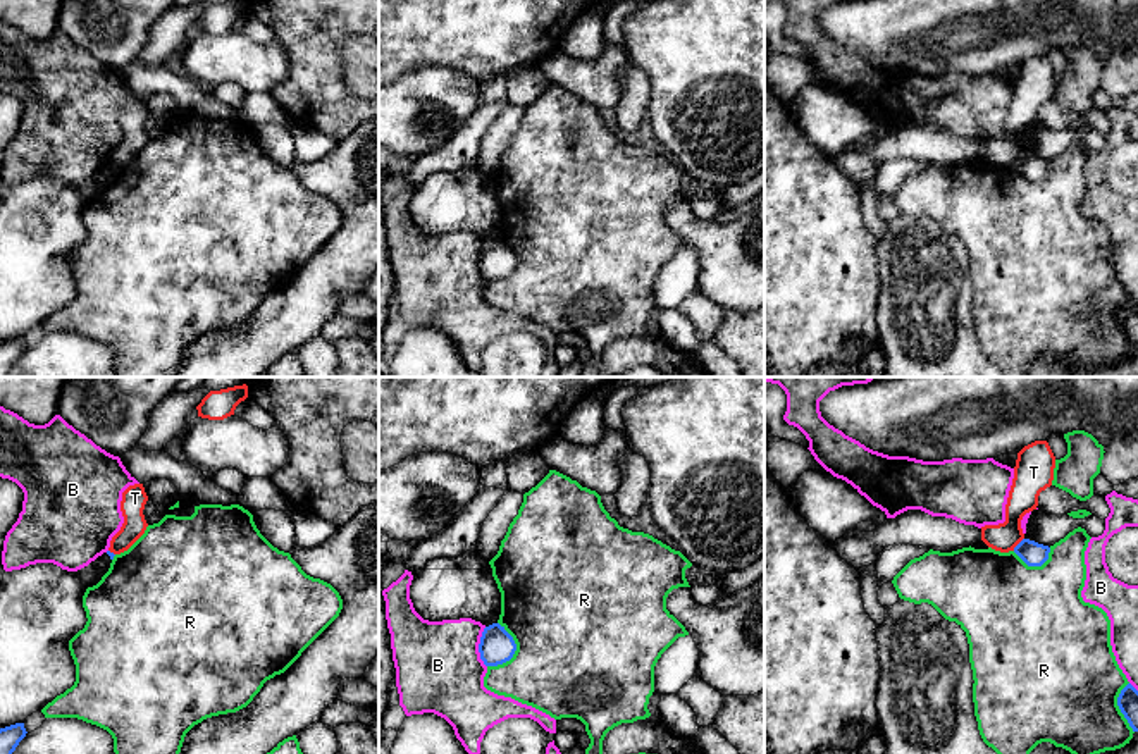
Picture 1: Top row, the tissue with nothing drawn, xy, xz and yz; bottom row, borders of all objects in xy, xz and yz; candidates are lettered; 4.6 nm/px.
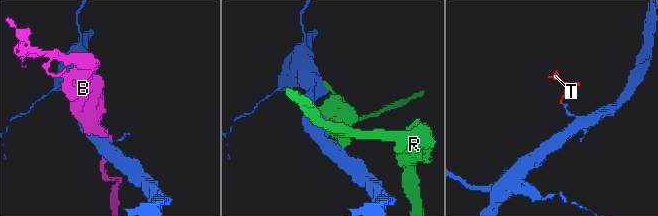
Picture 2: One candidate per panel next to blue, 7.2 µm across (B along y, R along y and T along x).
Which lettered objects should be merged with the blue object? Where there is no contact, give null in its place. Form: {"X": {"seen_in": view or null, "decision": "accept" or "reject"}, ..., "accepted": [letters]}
{"B": {"seen_in": "xz", "decision": "reject"}, "R": {"seen_in": "xz", "decision": "reject"}, "T": {"seen_in": "yz", "decision": "reject"}, "accepted": []}

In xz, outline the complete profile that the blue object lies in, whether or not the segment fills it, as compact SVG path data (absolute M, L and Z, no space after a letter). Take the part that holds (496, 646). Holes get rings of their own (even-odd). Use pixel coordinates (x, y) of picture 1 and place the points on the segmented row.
M499 623L484 628L479 652L486 666L498 666L513 658L516 644Z

